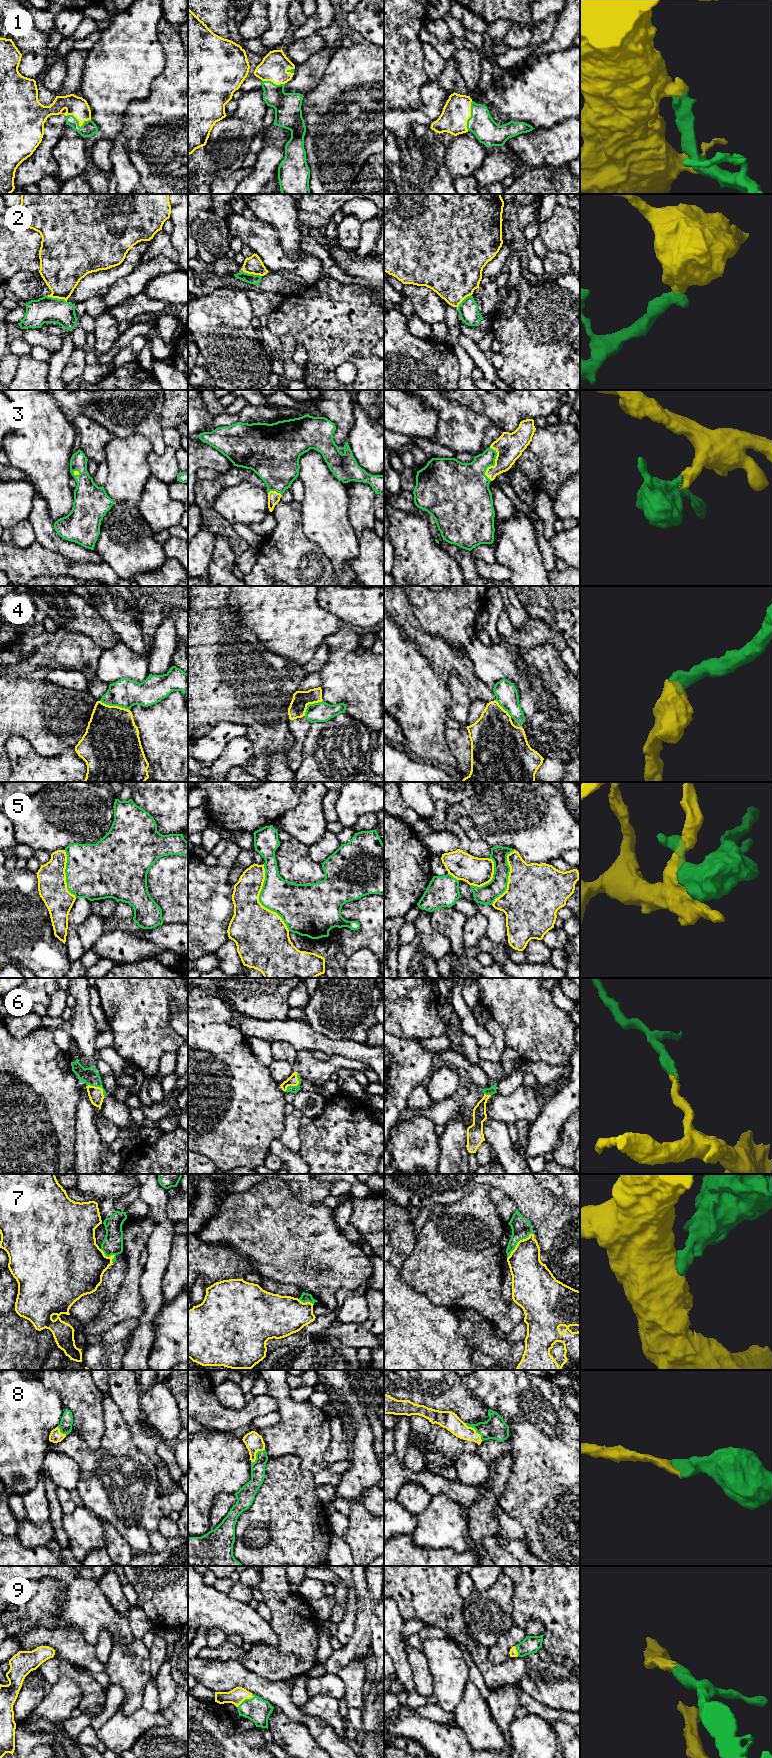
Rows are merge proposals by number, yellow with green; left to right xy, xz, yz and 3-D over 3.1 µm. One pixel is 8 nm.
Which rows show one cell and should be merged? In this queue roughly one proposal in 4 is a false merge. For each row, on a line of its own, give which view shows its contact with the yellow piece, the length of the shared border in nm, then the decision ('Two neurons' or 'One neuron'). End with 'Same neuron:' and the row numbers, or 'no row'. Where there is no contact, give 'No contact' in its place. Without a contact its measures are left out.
1: Touches yellow in xy. Shared border 200 nm. One neuron
2: Touches yellow in xy. Shared border 170 nm. Two neurons
3: Touches yellow in yz. Shared border 280 nm. One neuron
4: Touches yellow in xy. Shared border 260 nm. One neuron
5: Touches yellow in xz. Shared border 600 nm. Two neurons
6: Touches yellow in xz. Shared border 180 nm. One neuron
7: Touches yellow in yz. Shared border 280 nm. Two neurons
8: Touches yellow in yz. Shared border 200 nm. One neuron
9: Touches yellow in xz. Shared border 170 nm. One neuron
Same neuron: 1, 3, 4, 6, 8, 9

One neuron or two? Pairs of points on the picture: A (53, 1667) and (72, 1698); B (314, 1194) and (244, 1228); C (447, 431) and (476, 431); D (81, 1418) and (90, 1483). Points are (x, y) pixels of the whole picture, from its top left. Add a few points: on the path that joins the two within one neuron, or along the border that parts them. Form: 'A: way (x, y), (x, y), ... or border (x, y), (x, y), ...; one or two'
A: border (52, 1683), (61, 1677), (68, 1677), (81, 1689); two
B: border (288, 1184), (296, 1198), (306, 1202), (322, 1202); two
C: way (454, 431), (469, 431); one
D: border (105, 1429), (96, 1449), (91, 1449), (71, 1430); two

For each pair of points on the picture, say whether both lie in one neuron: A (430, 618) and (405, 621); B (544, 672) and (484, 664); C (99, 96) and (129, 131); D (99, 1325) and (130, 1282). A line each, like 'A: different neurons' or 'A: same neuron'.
A: different neurons
B: same neuron
C: different neurons
D: same neuron

